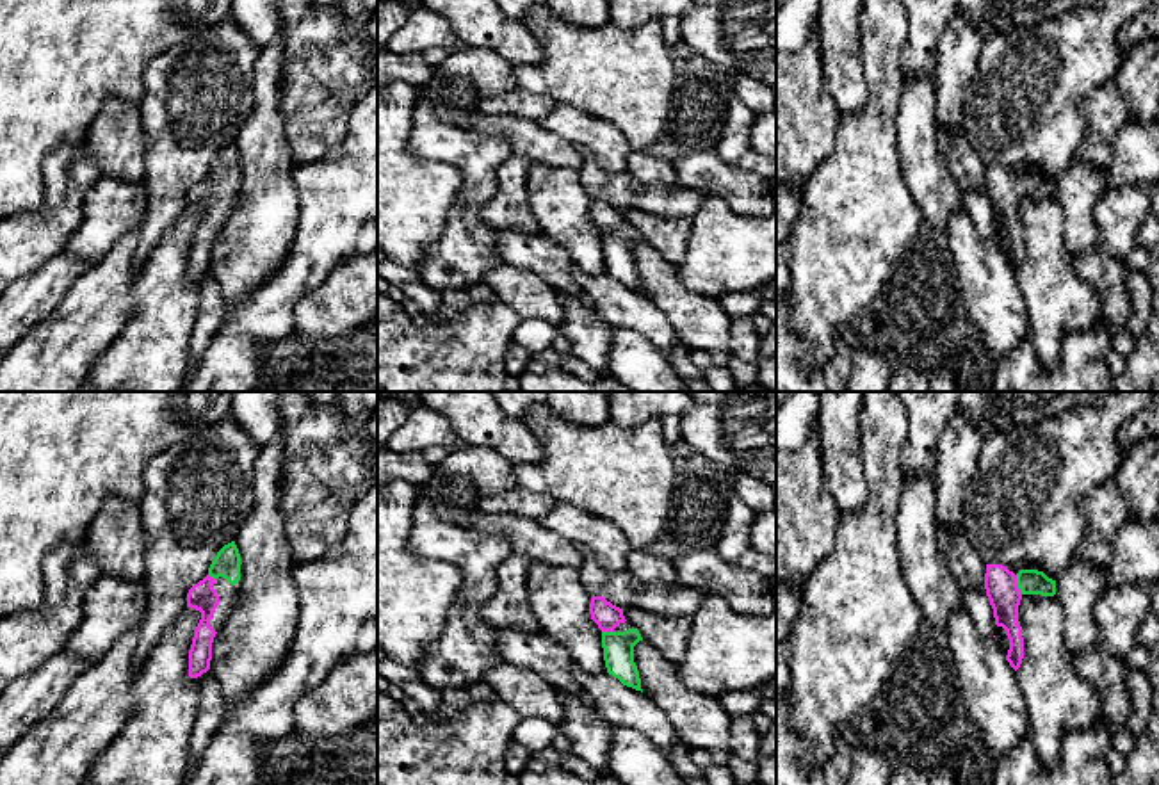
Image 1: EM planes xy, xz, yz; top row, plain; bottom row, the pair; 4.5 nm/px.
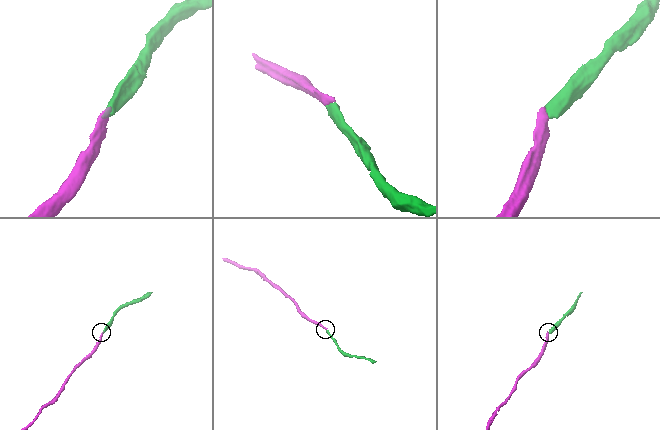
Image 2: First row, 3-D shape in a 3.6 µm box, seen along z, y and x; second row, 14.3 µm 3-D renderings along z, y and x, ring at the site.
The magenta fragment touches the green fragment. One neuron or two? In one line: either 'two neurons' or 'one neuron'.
one neuron

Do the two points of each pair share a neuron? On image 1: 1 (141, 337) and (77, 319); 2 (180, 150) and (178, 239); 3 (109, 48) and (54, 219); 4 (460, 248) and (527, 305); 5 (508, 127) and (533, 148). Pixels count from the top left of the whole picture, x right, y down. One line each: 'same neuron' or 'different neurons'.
1: different neurons
2: different neurons
3: different neurons
4: different neurons
5: same neuron

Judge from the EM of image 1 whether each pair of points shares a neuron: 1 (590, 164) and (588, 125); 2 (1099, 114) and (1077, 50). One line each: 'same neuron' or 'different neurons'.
1: different neurons
2: different neurons

